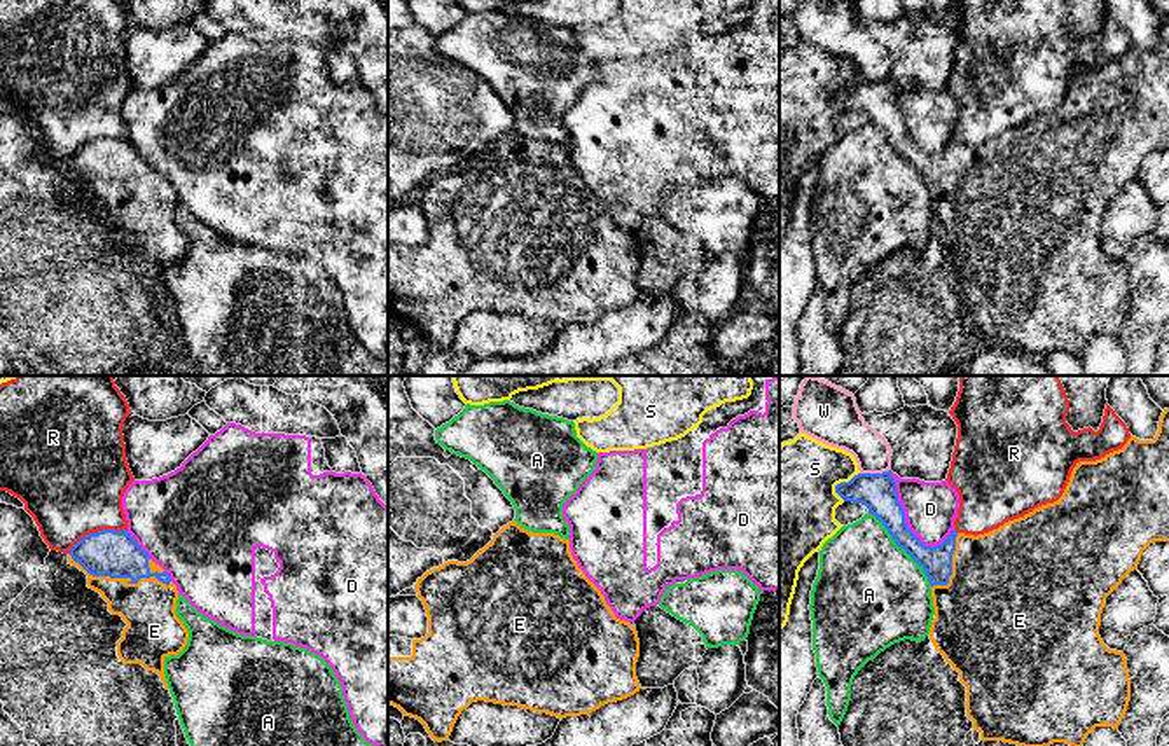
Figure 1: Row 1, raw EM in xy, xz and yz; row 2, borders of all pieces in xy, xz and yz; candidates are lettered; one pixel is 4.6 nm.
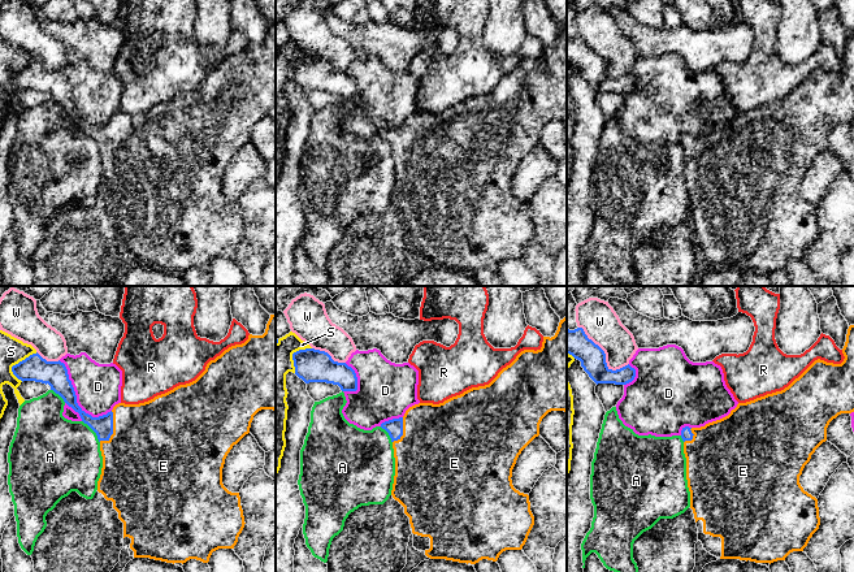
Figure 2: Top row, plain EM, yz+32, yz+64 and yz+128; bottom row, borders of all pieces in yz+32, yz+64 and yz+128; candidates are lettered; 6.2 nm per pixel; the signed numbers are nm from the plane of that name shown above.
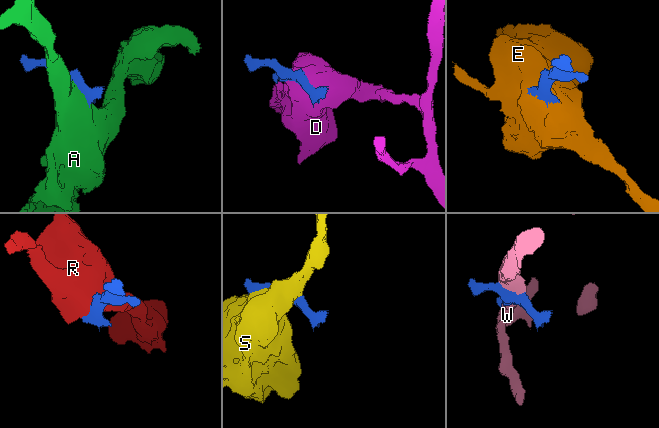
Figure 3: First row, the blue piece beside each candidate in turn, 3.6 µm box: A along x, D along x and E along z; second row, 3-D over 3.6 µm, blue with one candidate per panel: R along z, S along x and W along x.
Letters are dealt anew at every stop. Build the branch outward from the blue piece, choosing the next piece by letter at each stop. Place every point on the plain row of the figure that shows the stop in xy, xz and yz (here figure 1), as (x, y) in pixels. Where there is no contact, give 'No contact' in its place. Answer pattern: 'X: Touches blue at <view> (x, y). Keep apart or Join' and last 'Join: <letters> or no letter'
A: Touches blue at yz (902, 156). Keep apart
D: Touches blue at yz (904, 124). Keep apart
E: Touches blue at xy (119, 186). Join
R: Touches blue at xy (98, 140). Keep apart
S: Touches blue at yz (841, 91). Keep apart
W: Touches blue at yz (874, 82). Keep apart
Join: E

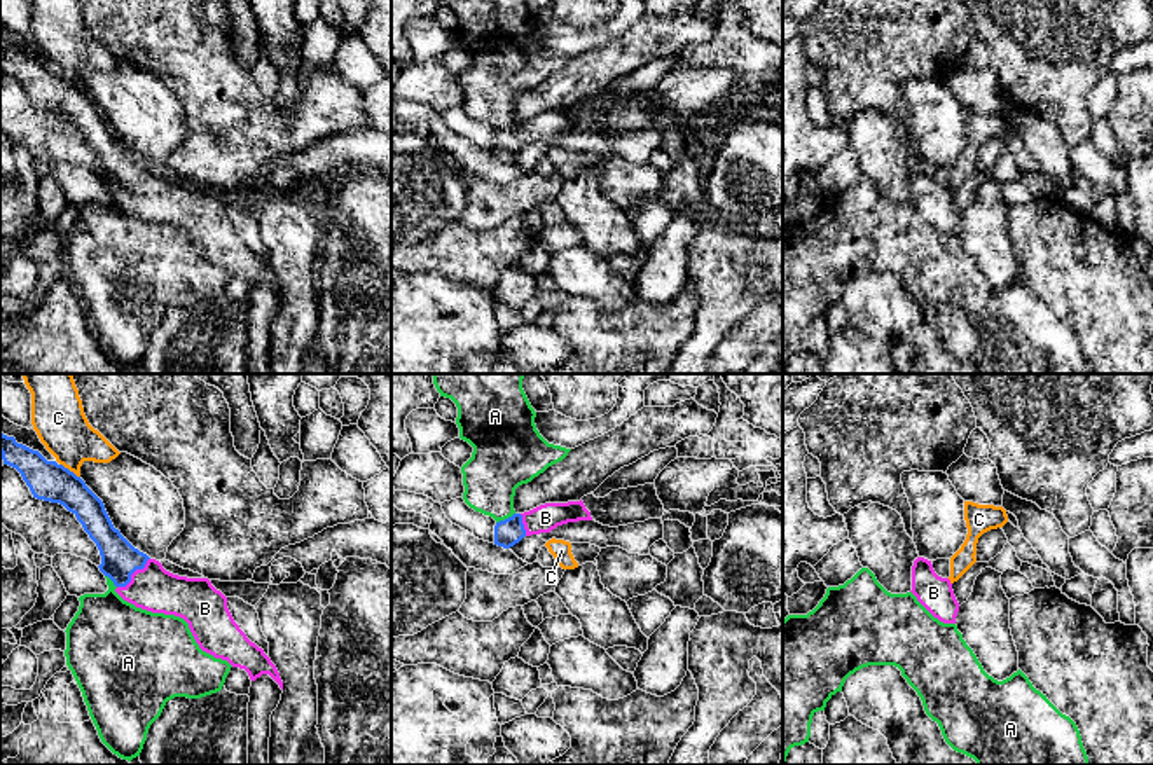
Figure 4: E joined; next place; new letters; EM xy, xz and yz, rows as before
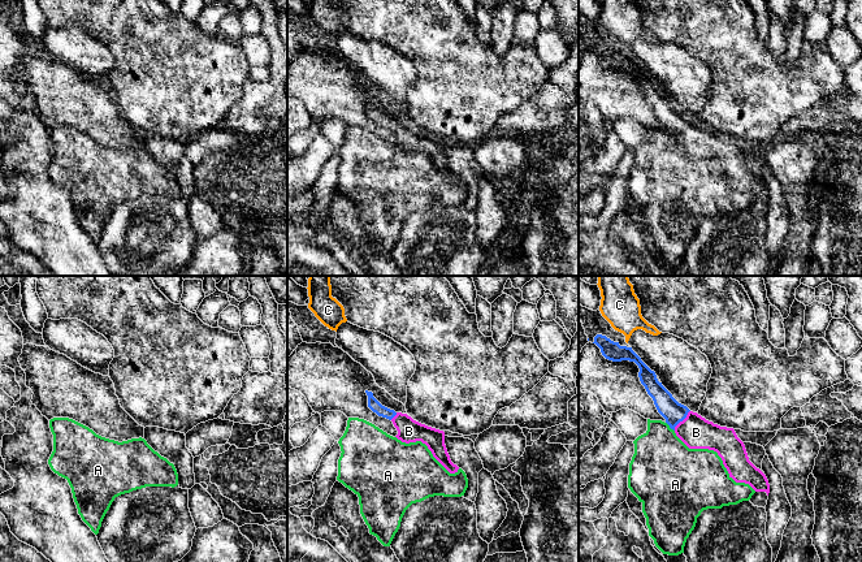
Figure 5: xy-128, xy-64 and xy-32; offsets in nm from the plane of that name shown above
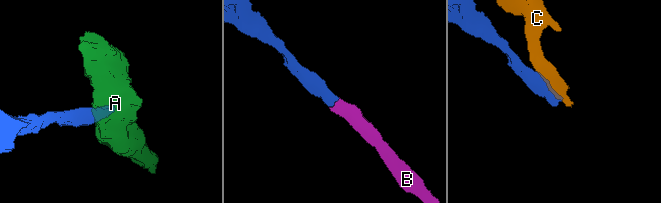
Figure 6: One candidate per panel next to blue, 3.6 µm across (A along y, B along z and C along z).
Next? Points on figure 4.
A: Touches blue at xz (505, 128). Keep apart
B: Touches blue at xy (133, 180). Join
C: Touches blue at xy (69, 79). Keep apart
Join: B

